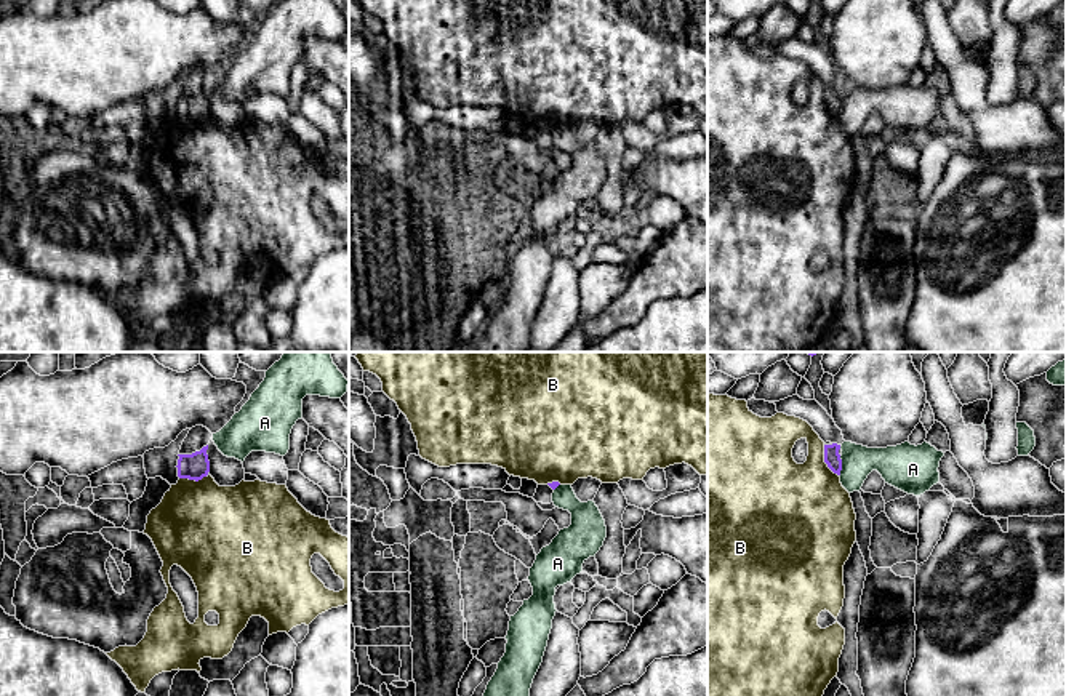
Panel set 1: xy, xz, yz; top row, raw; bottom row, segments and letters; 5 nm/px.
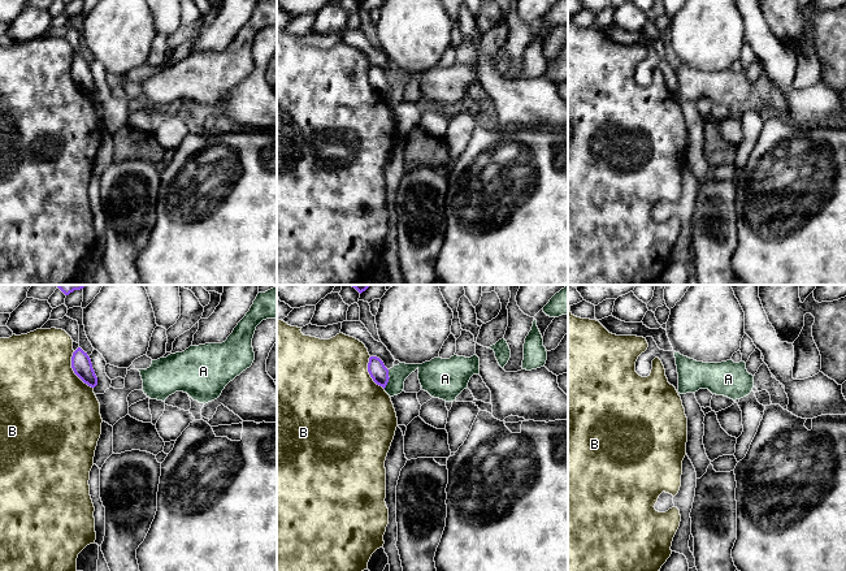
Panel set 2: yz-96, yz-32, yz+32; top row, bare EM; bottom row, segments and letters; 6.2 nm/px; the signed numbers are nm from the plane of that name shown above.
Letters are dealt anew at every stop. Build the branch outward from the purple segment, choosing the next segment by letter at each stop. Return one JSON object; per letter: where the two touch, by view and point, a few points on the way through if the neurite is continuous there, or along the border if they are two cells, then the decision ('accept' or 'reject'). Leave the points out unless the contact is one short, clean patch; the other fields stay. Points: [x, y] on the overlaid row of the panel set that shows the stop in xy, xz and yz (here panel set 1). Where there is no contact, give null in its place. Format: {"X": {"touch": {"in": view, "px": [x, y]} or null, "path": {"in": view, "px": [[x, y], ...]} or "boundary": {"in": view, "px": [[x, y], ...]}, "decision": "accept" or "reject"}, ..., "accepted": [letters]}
{"A": {"touch": {"in": "yz", "px": [841, 466]}, "boundary": {"in": "yz", "px": [[841, 456], [839, 476]]}, "decision": "reject"}, "B": {"touch": {"in": "yz", "px": [825, 461]}, "decision": "reject"}, "accepted": []}

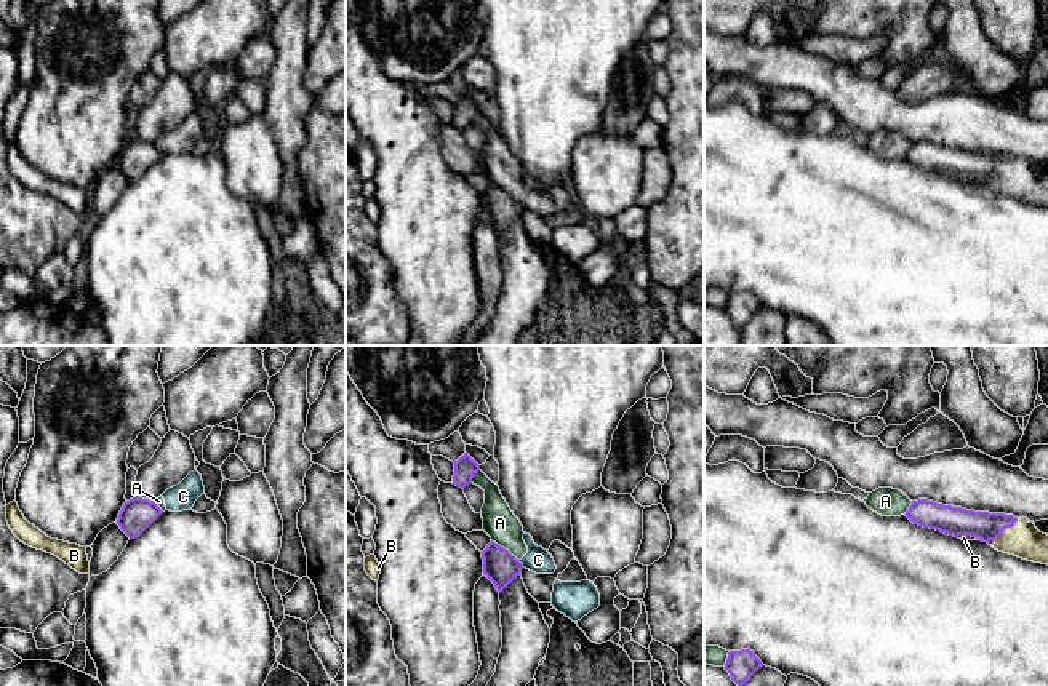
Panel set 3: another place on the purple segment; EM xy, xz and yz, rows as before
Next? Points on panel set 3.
{"A": {"touch": {"in": "xz", "px": [504, 549]}, "decision": "reject"}, "B": {"touch": {"in": "yz", "px": [1002, 531]}, "path": {"in": "yz", "px": [[956, 522], [1002, 531], [1012, 541], [1028, 542]]}, "decision": "accept"}, "C": {"touch": {"in": "xz", "px": [520, 563]}, "boundary": {"in": "xz", "px": [[519, 560], [524, 566]]}, "decision": "reject"}, "accepted": ["B"]}

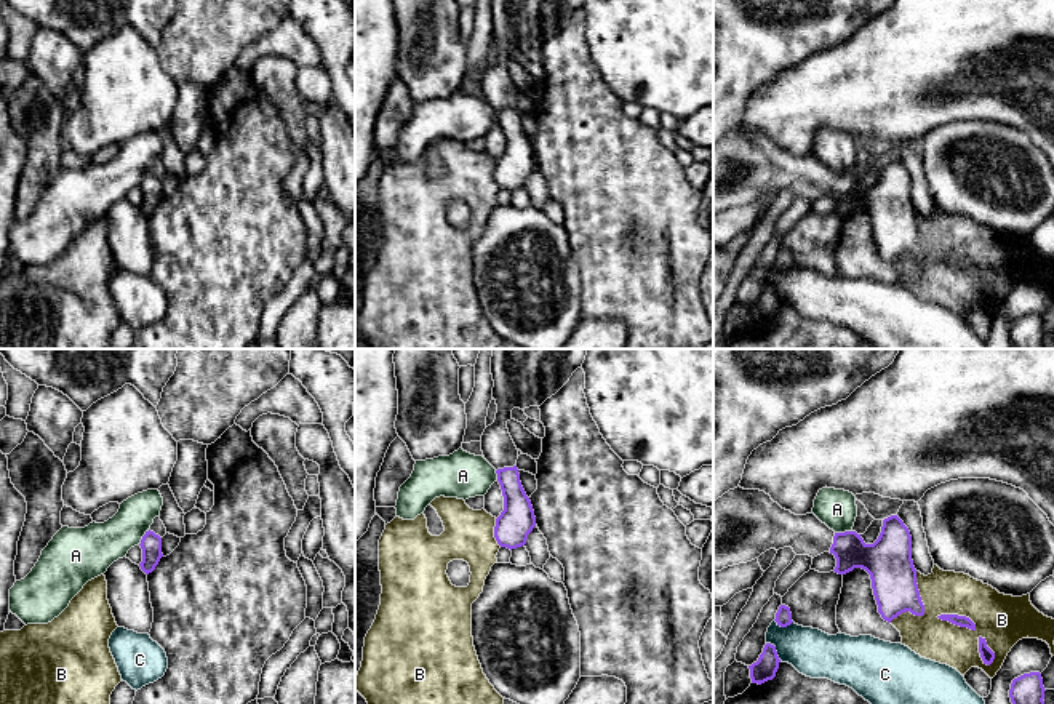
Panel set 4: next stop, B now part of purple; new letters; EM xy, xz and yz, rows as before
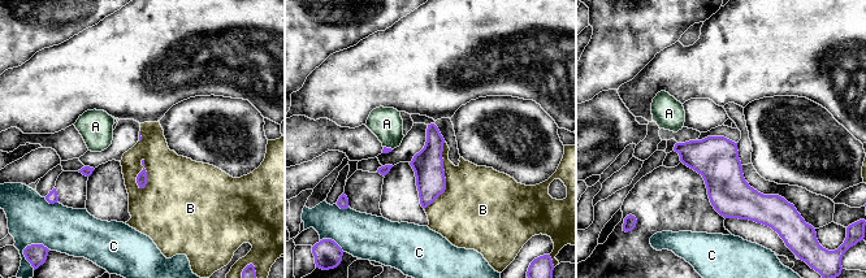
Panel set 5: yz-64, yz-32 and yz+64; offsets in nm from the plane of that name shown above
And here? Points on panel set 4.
{"A": {"touch": {"in": "yz", "px": [845, 532]}, "decision": "reject"}, "B": {"touch": {"in": "yz", "px": [957, 624]}, "decision": "reject"}, "C": {"touch": {"in": "yz", "px": [774, 650]}, "decision": "reject"}, "accepted": []}

